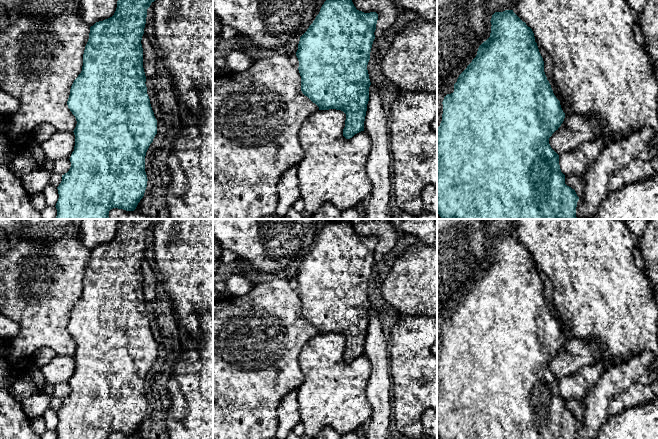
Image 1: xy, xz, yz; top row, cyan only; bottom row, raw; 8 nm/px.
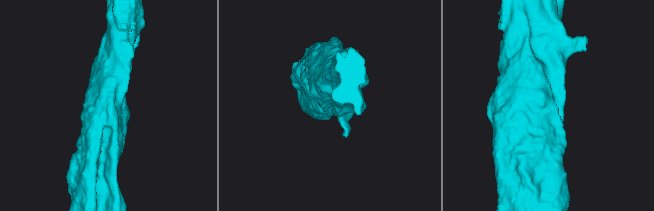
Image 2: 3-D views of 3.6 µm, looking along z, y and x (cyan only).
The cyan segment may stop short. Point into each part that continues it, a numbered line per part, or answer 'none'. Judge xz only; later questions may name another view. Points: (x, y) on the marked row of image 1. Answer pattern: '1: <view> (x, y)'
none

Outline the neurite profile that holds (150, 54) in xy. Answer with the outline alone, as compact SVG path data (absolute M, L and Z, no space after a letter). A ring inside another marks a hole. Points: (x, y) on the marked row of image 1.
M143 34L141 40L143 48L143 68L146 78L153 77L157 70L157 61L160 57L154 41L146 34Z

